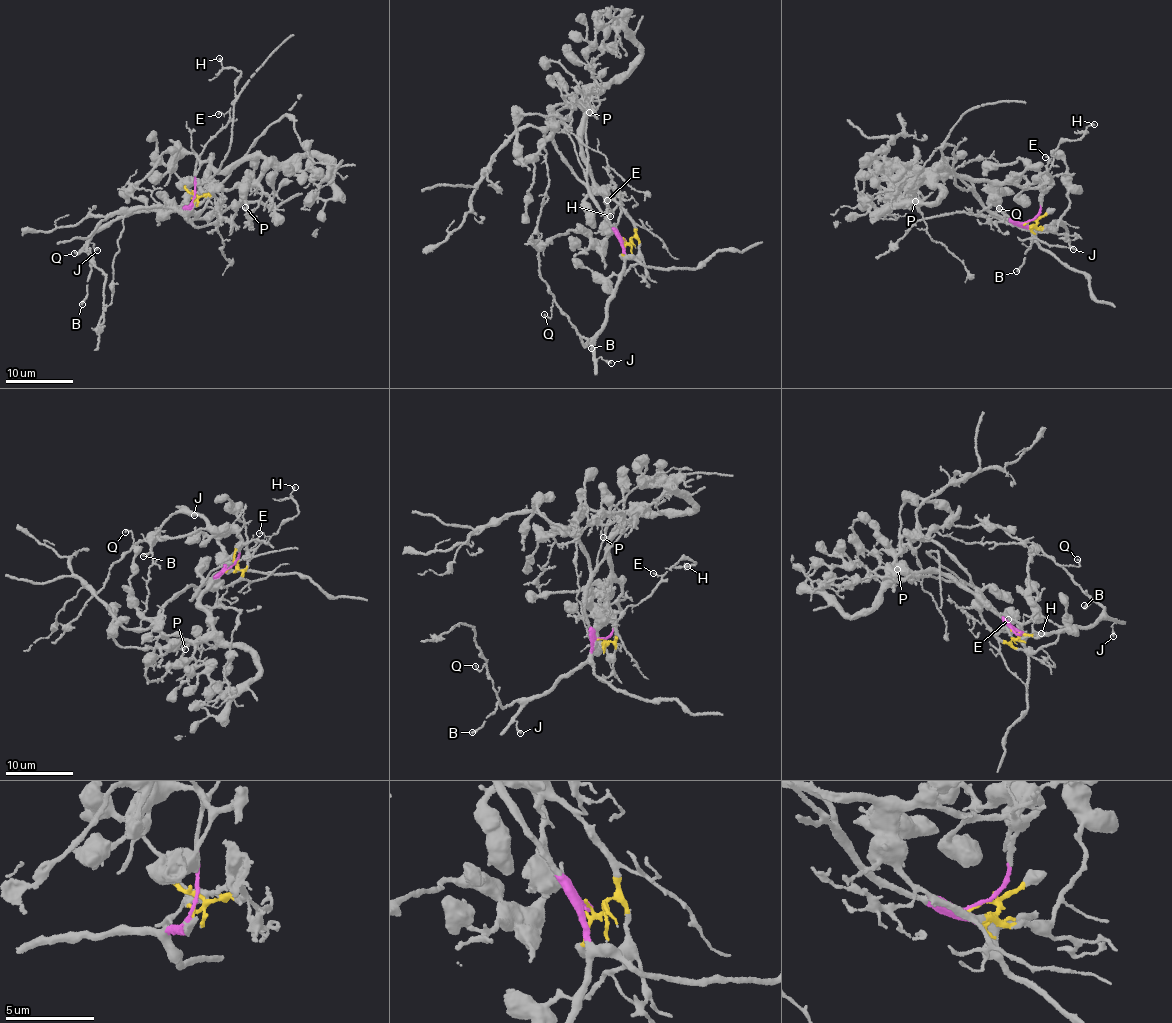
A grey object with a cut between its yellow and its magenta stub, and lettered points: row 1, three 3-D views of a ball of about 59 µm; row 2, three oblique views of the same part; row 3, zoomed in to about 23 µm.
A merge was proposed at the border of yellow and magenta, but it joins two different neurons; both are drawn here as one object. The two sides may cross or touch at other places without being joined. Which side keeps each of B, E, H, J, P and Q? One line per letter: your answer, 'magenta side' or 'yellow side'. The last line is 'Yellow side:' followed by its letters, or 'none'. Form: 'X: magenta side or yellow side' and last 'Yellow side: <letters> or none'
B: magenta side
E: magenta side
H: magenta side
J: magenta side
P: yellow side
Q: magenta side
Yellow side: P

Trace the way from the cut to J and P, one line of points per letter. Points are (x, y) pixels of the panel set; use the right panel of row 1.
J: (1029, 220), (1024, 224), (1034, 227), (1058, 221), (1074, 250)
P: (1029, 220), (1034, 226), (1023, 226), (1002, 212), (997, 190), (984, 180), (943, 169), (901, 202), (915, 202)

